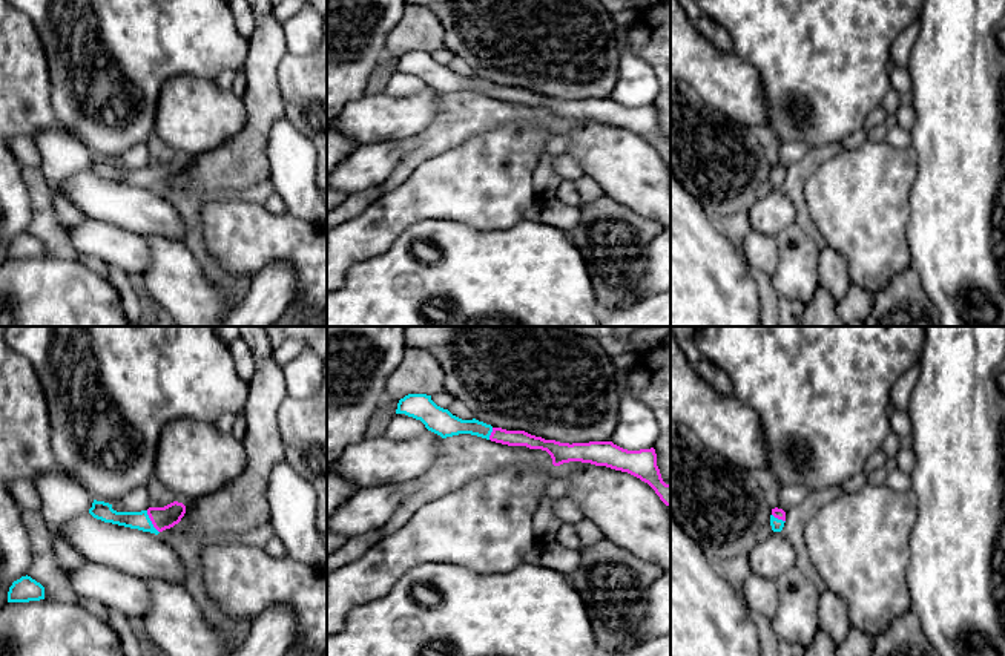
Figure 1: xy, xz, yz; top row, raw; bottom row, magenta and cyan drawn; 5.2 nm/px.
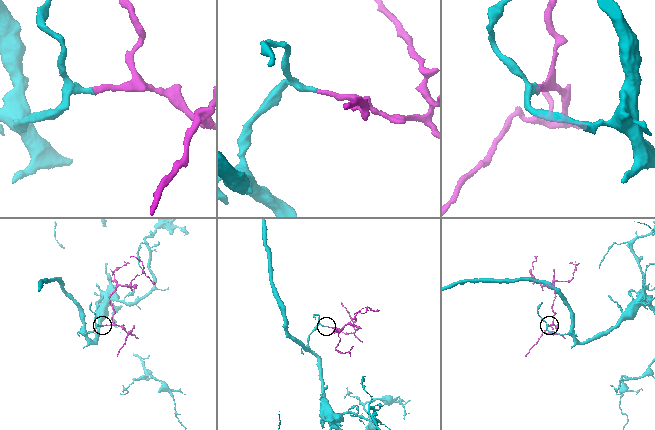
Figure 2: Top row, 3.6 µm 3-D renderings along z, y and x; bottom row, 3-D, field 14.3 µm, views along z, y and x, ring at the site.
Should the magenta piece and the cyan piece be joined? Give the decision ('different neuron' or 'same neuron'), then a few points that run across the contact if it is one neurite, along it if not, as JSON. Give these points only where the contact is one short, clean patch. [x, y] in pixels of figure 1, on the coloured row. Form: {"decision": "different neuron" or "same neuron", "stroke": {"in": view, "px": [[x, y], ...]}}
{"decision": "same neuron", "stroke": {"in": "xy", "px": [[166, 517], [151, 520], [135, 520]]}}

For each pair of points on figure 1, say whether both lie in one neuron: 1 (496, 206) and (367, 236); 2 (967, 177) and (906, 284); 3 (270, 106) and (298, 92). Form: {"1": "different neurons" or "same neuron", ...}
{"1": "same neuron", "2": "different neurons", "3": "different neurons"}

